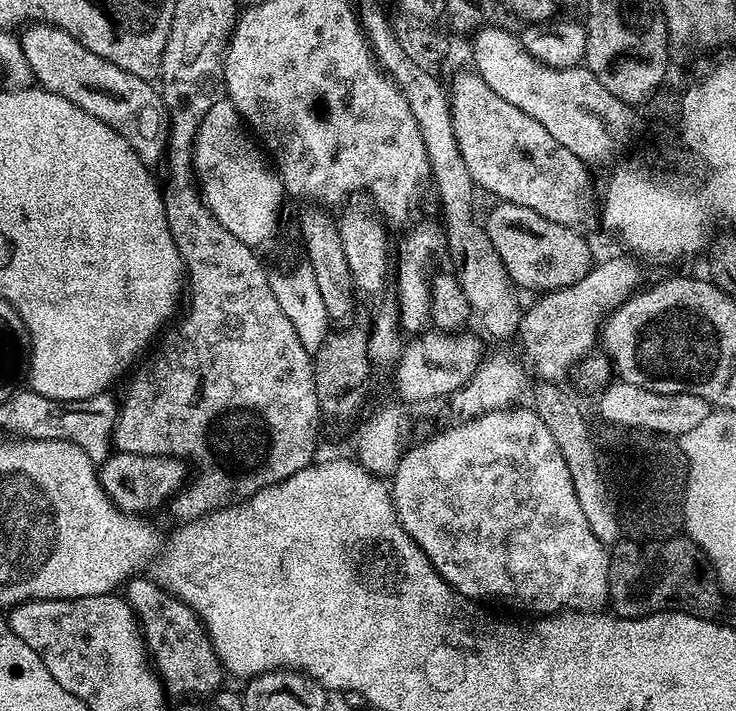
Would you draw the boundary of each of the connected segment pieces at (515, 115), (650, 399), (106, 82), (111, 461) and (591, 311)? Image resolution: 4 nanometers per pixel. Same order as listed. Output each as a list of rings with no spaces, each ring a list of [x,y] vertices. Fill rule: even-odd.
[[[475,70],[456,72],[452,76],[452,85],[447,85],[448,105],[452,111],[454,138],[458,142],[458,150],[462,154],[462,162],[466,162],[466,170],[470,170],[470,178],[477,189],[489,192],[497,201],[518,203],[519,206],[530,207],[543,218],[562,226],[579,229],[580,224],[588,220],[588,187],[592,180],[588,177],[589,165],[579,160],[562,142],[558,142],[530,114],[522,114],[518,106],[510,106],[506,98],[498,98],[486,82]]]
[[[621,380],[609,383],[598,398],[598,412],[606,420],[620,424],[619,427],[631,430],[642,429],[660,435],[681,436],[698,426],[712,411],[705,399],[692,394],[660,394],[643,390]]]
[[[29,23],[21,32],[24,33],[19,33],[18,39],[22,54],[26,56],[26,62],[30,62],[30,70],[39,87],[45,88],[48,92],[57,92],[62,98],[66,98],[66,102],[74,102],[74,106],[98,118],[98,122],[106,122],[106,126],[110,126],[115,132],[122,134],[126,142],[130,142],[130,146],[144,164],[155,166],[161,163],[166,151],[166,113],[159,91],[149,81],[134,74],[126,74],[126,70],[118,70],[114,62],[98,58],[98,54],[86,50],[86,46],[82,46],[82,42],[78,42],[76,36],[52,24]]]
[[[113,451],[98,464],[98,477],[104,493],[112,500],[112,505],[129,514],[148,514],[151,508],[171,501],[181,491],[180,479],[184,476],[185,465],[177,456],[143,456]]]
[[[623,255],[595,263],[584,278],[568,287],[541,293],[539,299],[521,313],[516,340],[534,364],[539,379],[561,383],[559,381],[595,347],[607,315],[639,287],[638,268],[629,255]]]

